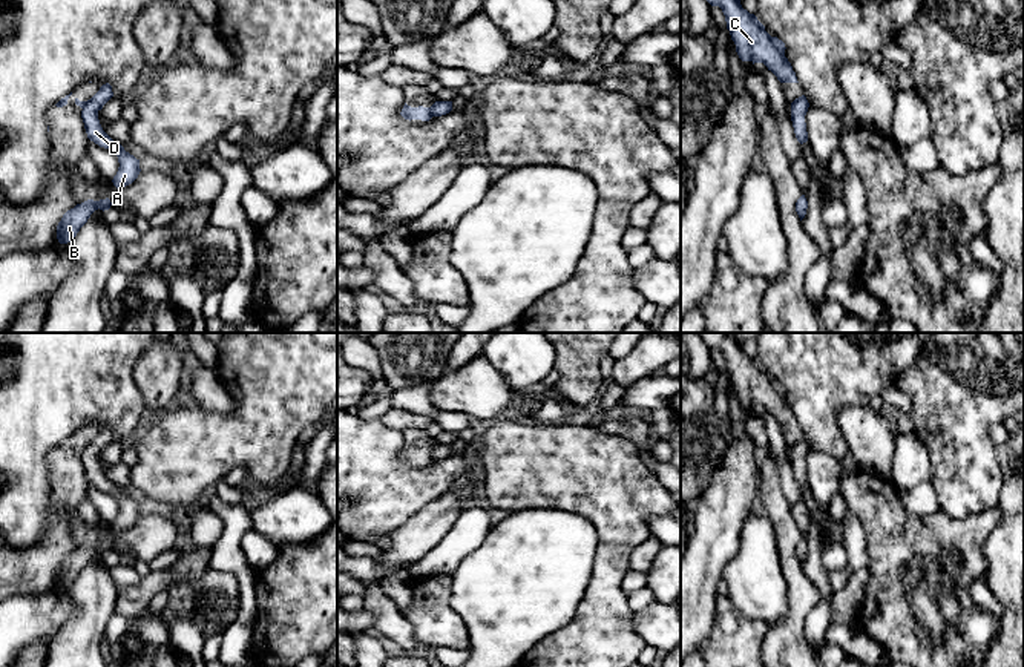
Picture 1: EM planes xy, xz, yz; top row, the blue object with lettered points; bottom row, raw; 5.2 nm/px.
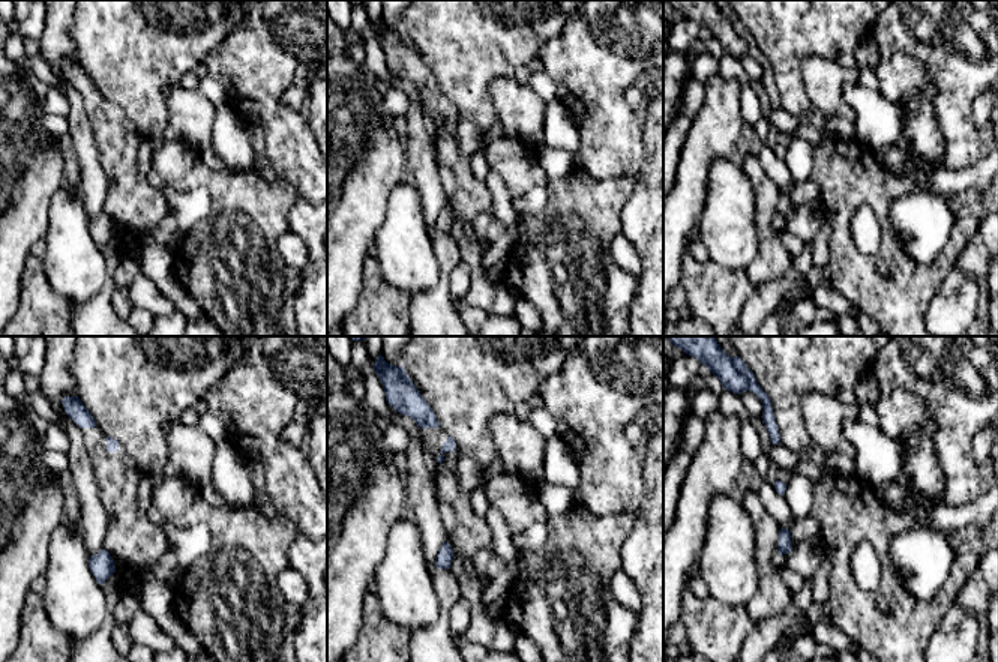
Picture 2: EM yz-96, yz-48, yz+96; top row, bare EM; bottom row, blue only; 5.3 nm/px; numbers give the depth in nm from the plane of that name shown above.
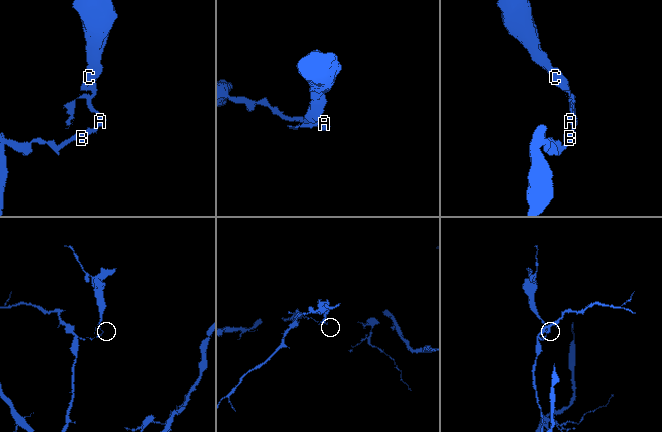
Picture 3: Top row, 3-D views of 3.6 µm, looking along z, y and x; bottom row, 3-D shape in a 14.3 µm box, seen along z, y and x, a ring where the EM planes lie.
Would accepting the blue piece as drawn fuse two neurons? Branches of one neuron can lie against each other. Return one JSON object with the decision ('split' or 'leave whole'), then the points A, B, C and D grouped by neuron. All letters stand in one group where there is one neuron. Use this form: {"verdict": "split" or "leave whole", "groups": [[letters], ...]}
{"verdict": "split", "groups": [["A", "B", "D"], ["C"]]}

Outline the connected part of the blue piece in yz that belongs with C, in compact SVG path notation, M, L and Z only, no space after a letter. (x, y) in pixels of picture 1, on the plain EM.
M697 333L725 359L727 373L742 405L763 406L780 426L799 426L788 402L774 389L771 379L754 357L742 351L733 333Z

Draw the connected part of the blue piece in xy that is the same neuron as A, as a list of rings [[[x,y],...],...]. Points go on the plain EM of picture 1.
[[[109,426],[103,428],[100,434],[84,448],[81,462],[87,481],[100,491],[109,492],[117,497],[120,511],[112,526],[117,532],[123,532],[138,521],[141,512],[139,503],[126,495],[121,488],[113,485],[100,468],[98,455],[112,440],[112,429]]]

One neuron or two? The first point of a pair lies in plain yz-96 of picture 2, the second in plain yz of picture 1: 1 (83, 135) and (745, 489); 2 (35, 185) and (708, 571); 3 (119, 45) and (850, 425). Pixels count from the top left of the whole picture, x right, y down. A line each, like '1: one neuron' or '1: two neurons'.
1: two neurons
2: one neuron
3: two neurons

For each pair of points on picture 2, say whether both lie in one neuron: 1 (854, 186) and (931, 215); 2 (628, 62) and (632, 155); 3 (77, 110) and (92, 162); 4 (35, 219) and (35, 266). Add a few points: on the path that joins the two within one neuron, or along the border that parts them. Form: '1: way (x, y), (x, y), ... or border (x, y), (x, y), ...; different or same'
1: border (883, 168), (905, 185), (890, 207), (893, 237); different
2: way (616, 84), (616, 132); same
3: way (80, 123), (86, 149); same
4: border (29, 254), (24, 263), (20, 291); different

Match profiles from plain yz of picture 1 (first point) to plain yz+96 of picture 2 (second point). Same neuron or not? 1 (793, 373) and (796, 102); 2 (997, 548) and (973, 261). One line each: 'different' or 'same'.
1: same
2: same

